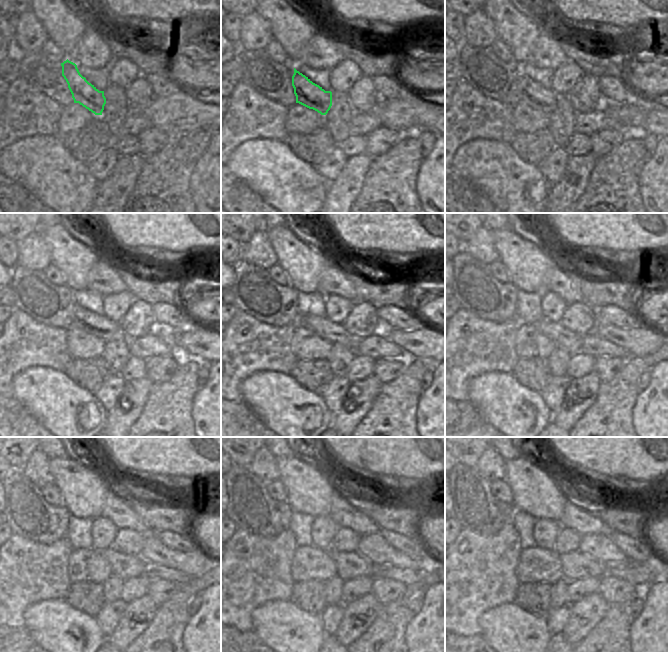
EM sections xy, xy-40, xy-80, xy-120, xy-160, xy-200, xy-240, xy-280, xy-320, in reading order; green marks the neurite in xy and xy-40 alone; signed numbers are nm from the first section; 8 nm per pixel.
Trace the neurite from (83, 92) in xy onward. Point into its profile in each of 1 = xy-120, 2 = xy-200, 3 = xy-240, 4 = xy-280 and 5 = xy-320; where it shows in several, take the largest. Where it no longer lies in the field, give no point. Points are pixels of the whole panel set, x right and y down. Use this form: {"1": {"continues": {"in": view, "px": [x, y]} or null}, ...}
{"1": {"continues": {"in": "xy-120", "px": [100, 326]}}, "2": {"continues": {"in": "xy-200", "px": [562, 337]}}, "3": {"continues": {"in": "xy-240", "px": [126, 566]}}, "4": {"continues": {"in": "xy-280", "px": [348, 565]}}, "5": {"continues": {"in": "xy-320", "px": [575, 565]}}}

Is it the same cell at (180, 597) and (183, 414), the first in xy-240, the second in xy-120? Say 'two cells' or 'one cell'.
one cell

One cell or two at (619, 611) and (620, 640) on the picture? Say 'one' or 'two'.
one

